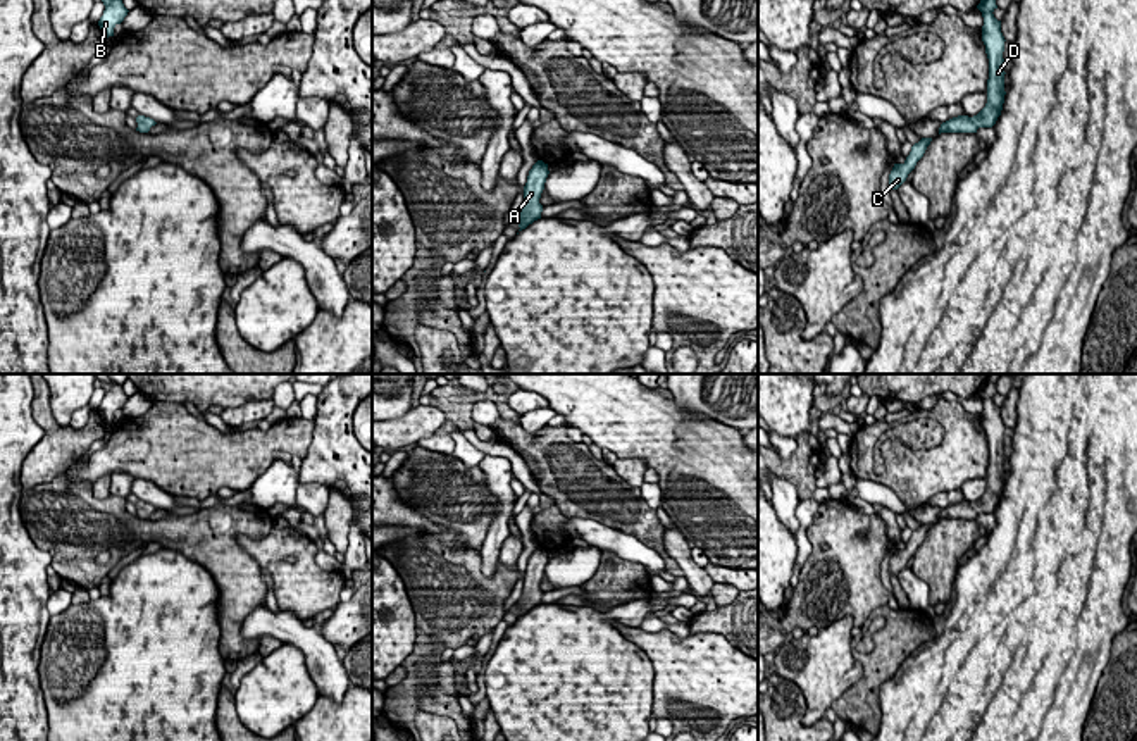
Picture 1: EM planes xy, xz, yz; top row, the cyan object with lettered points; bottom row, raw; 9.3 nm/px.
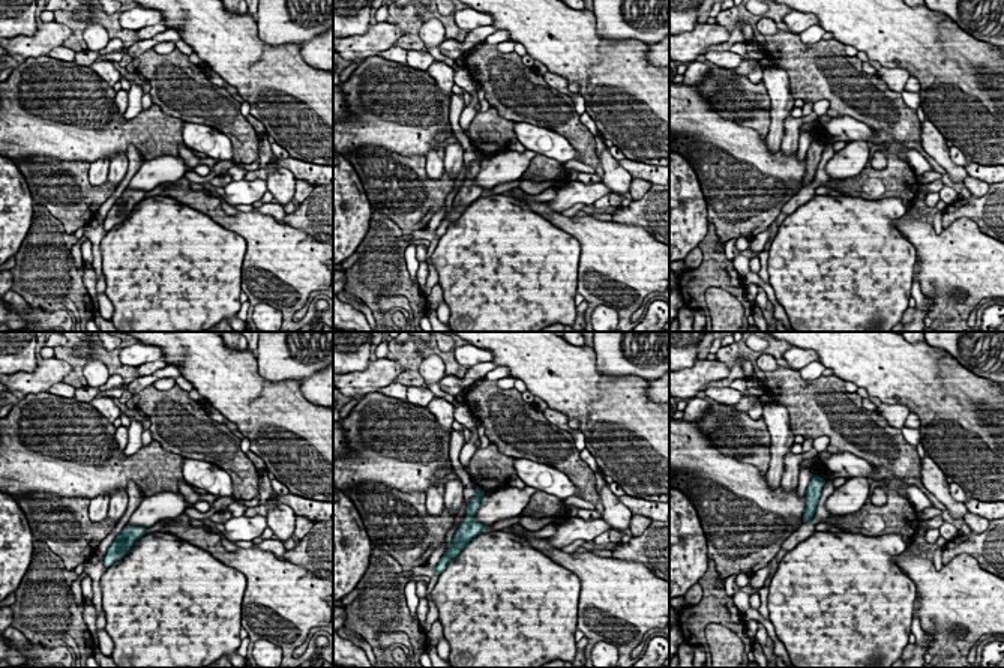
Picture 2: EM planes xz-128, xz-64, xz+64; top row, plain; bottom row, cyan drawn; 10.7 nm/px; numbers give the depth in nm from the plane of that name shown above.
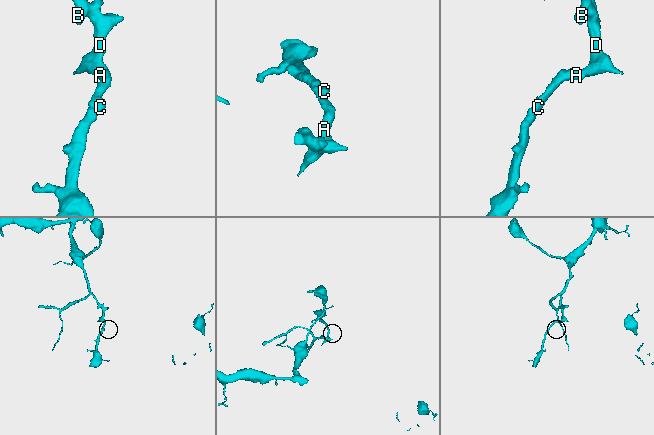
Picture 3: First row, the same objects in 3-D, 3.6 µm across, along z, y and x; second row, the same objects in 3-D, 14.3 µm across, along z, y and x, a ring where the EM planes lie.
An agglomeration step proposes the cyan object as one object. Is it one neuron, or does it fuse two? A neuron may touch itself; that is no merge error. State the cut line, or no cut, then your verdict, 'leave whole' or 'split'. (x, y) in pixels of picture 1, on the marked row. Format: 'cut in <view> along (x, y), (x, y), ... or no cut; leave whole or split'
no cut; leave whole

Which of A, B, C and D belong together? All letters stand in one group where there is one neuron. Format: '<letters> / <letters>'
A B C D

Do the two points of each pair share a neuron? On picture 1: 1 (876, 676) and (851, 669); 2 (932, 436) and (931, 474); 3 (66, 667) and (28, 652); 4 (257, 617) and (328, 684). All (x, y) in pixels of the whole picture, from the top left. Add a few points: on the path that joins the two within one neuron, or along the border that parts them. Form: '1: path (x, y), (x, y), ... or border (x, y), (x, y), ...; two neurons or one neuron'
1: border (853, 652), (862, 667), (862, 676), (834, 702); two neurons
2: border (932, 416), (943, 429), (943, 438), (913, 452); two neurons
3: border (50, 617), (38, 667), (42, 697); two neurons
4: path (279, 626), (295, 633), (323, 662); one neuron

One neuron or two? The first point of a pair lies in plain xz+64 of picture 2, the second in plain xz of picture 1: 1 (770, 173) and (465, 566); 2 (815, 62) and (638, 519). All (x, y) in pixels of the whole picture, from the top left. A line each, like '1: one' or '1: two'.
1: one
2: one

